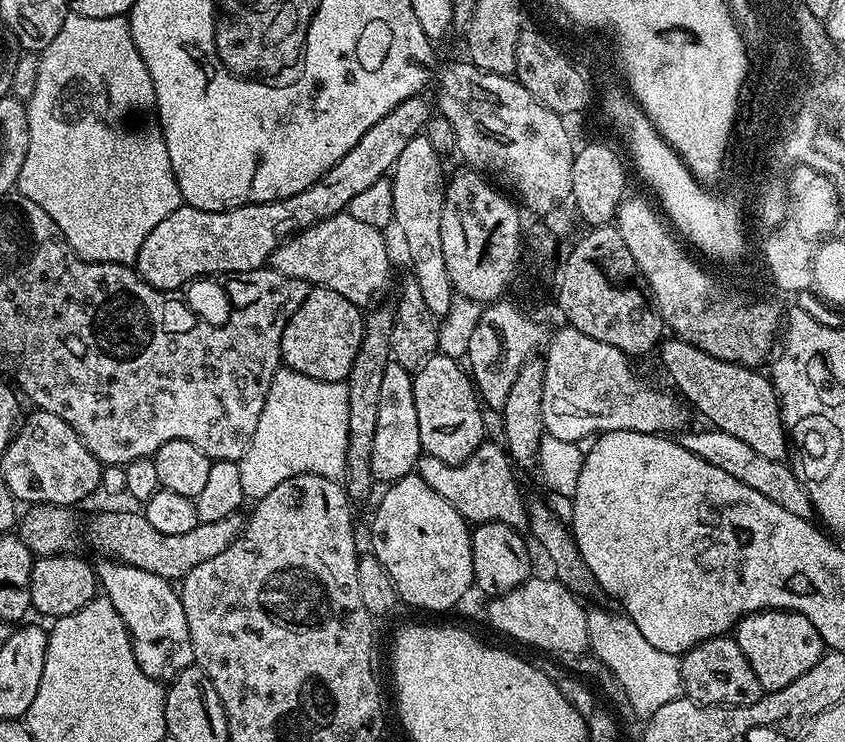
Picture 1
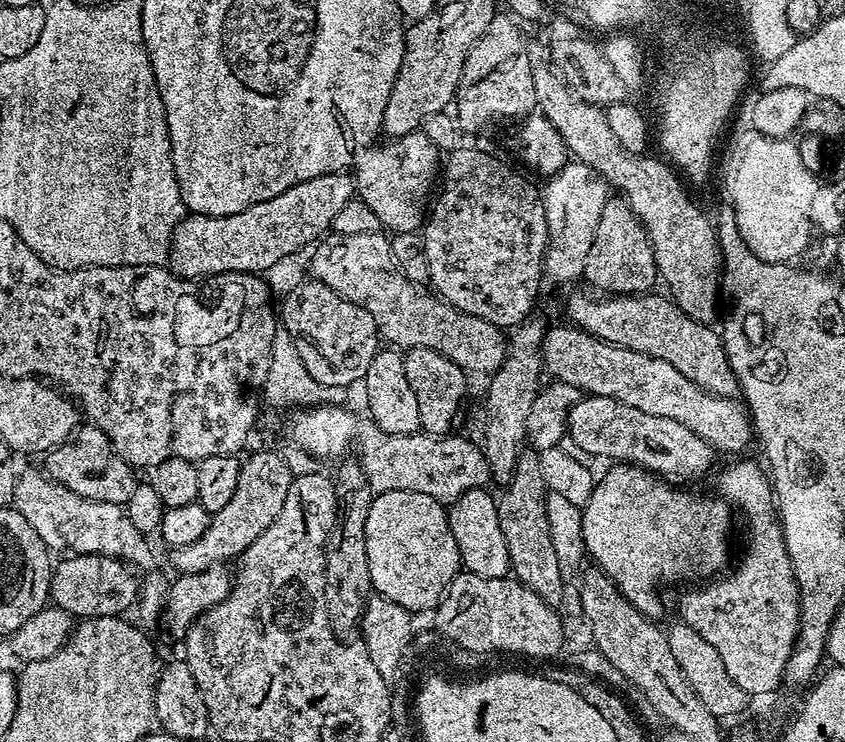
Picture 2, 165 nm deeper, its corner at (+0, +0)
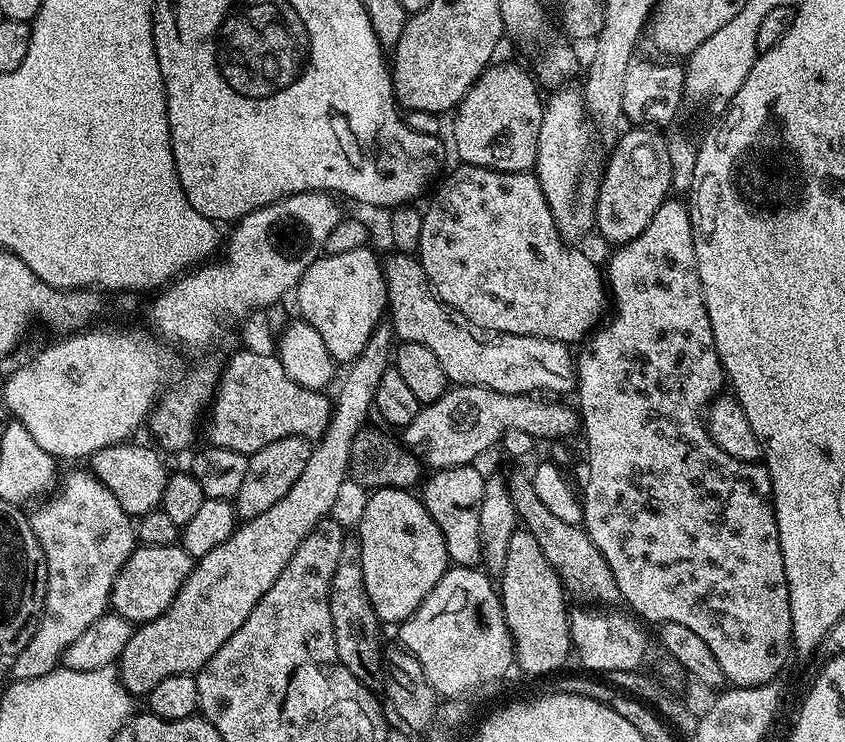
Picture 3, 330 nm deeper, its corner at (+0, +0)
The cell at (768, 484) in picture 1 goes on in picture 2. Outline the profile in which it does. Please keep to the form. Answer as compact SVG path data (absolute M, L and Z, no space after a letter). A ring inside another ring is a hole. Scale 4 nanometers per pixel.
M585 395L577 400L568 410L566 436L581 448L579 451L585 457L601 456L607 462L637 464L661 478L677 476L680 482L688 482L684 480L694 476L704 476L717 467L716 449L710 446L710 442L702 442L694 430L671 418L661 418L659 414L645 414L638 410L638 406L618 402L618 398Z

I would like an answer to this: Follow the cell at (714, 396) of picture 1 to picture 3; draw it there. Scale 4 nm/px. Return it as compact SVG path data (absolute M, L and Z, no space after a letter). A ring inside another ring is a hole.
M473 164L456 166L456 169L443 177L444 185L436 192L429 208L423 209L424 221L420 235L418 259L426 270L428 282L432 285L433 292L444 301L449 309L462 313L471 324L477 328L487 328L490 332L505 332L519 336L537 336L550 338L563 344L572 346L583 341L601 323L606 312L606 276L600 268L584 252L579 252L579 247L573 246L561 236L558 226L554 222L554 214L550 214L550 206L546 202L546 194L542 194L542 186L536 181L532 172L499 172L489 168L479 168Z

